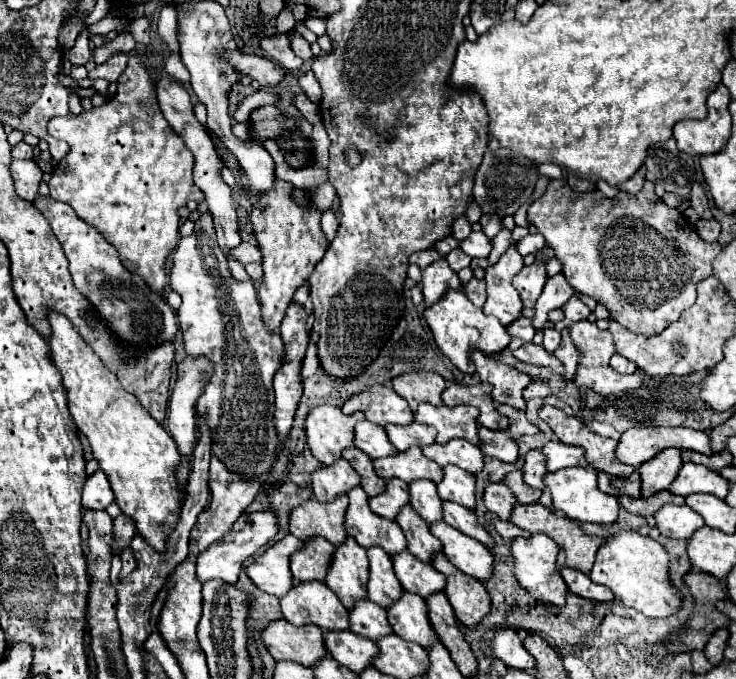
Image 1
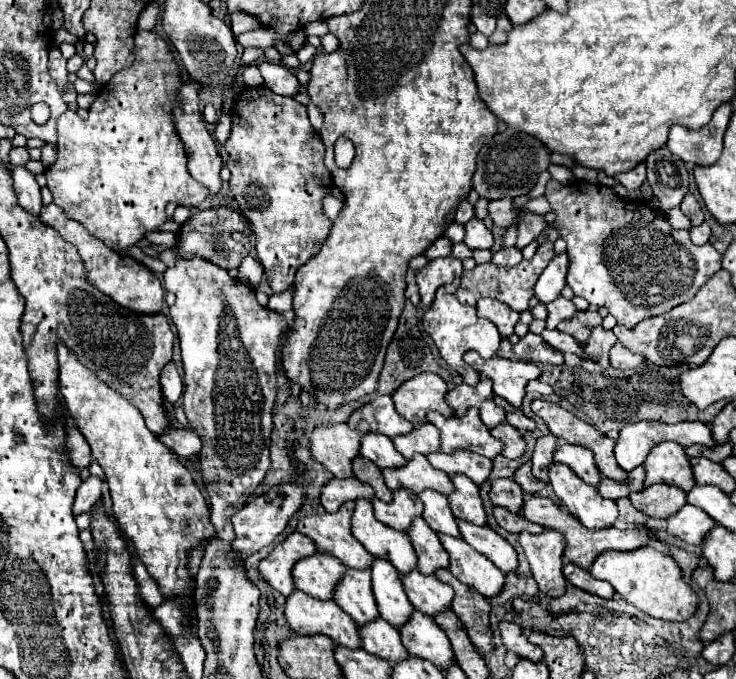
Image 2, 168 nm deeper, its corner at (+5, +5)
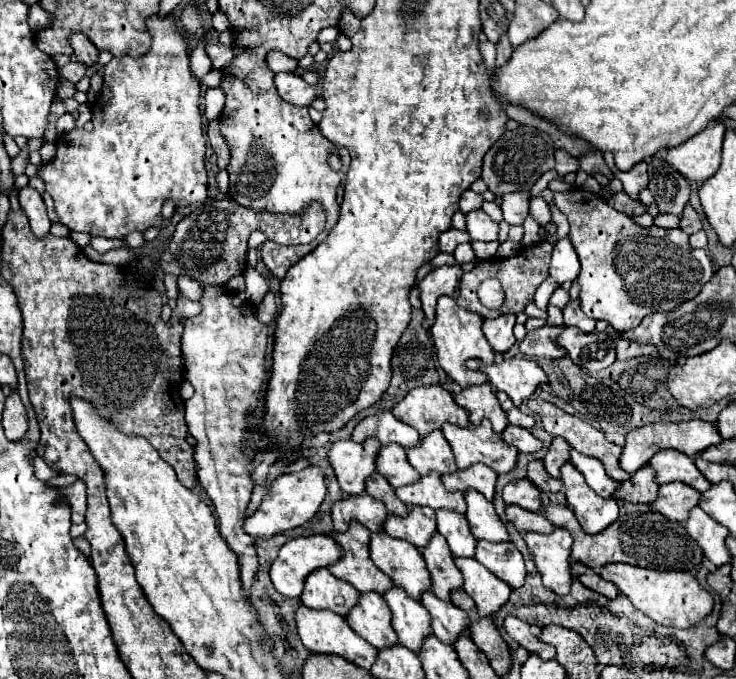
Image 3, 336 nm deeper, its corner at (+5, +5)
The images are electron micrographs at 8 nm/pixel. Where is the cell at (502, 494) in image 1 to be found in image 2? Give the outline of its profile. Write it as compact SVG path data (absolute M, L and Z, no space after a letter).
M497 479L489 493L493 505L505 507L511 513L521 513L523 507L523 491L513 479Z

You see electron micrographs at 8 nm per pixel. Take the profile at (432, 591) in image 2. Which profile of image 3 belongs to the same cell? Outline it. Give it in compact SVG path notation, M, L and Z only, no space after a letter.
M423 591L421 603L431 615L431 629L443 643L453 643L457 635L465 633L469 627L469 617L465 611L455 607L451 601L435 597L431 591Z

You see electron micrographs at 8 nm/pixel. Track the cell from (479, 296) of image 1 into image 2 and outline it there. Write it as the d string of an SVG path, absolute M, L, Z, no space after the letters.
M545 241L543 245L539 245L537 253L533 255L533 259L523 259L519 265L515 267L497 267L495 263L483 263L477 265L473 271L465 271L461 277L461 285L455 293L455 297L463 303L463 305L475 305L479 299L489 297L495 301L501 301L505 305L509 305L515 311L525 311L529 309L529 299L535 295L533 287L541 275L541 271L547 267L547 263L553 259L553 243Z

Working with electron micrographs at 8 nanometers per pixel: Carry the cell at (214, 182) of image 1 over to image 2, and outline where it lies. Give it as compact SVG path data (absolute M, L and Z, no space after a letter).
M191 79L191 85L183 85L181 91L179 91L179 101L175 105L175 125L177 125L177 131L181 135L181 141L185 145L185 151L187 151L187 157L189 157L189 173L199 181L203 183L211 193L217 193L221 189L221 177L219 177L219 171L223 167L223 159L219 155L219 149L217 149L217 143L213 141L211 133L207 131L203 119L201 119L201 113L199 113L199 89L201 89L201 83L197 83L195 79Z

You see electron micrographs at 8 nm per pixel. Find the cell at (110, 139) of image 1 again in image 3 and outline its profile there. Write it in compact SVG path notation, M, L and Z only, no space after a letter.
M149 17L145 19L147 31L153 39L151 49L139 57L139 59L111 59L105 69L103 69L103 91L97 95L93 107L91 107L93 131L85 131L85 129L71 129L69 133L61 133L61 137L57 139L57 155L53 161L45 163L41 167L41 171L37 173L45 185L47 191L51 193L53 201L55 201L55 213L61 219L63 225L67 225L71 231L85 231L93 237L105 237L105 239L123 239L125 235L129 235L131 231L147 231L149 227L159 227L163 223L161 217L161 207L165 201L173 201L177 207L189 207L193 203L203 203L207 199L207 171L205 171L205 137L203 137L203 129L201 129L201 113L199 113L199 93L201 93L201 85L197 79L193 79L191 71L189 71L189 57L187 57L187 43L185 39L179 35L175 19L173 17Z

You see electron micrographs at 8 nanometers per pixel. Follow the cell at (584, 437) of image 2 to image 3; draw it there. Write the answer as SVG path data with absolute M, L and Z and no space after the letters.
M533 397L533 399L529 399L529 409L533 411L533 413L537 413L537 415L541 415L541 421L543 421L543 427L545 427L545 431L549 433L549 435L553 435L553 437L563 437L573 449L577 449L579 453L583 453L583 455L589 455L589 457L597 457L603 465L605 465L605 471L607 471L607 475L611 477L611 479L615 479L615 481L625 481L625 479L629 479L631 475L629 473L625 473L621 467L619 467L619 455L621 455L621 447L617 447L615 443L611 443L611 441L607 441L605 439L605 435L599 431L599 429L595 429L595 427L591 427L589 423L585 423L585 421L581 421L579 417L575 417L575 415L569 415L569 413L565 413L563 409L559 409L559 407L555 407L553 403L549 403L549 401L543 401L543 399L539 399L539 397Z

